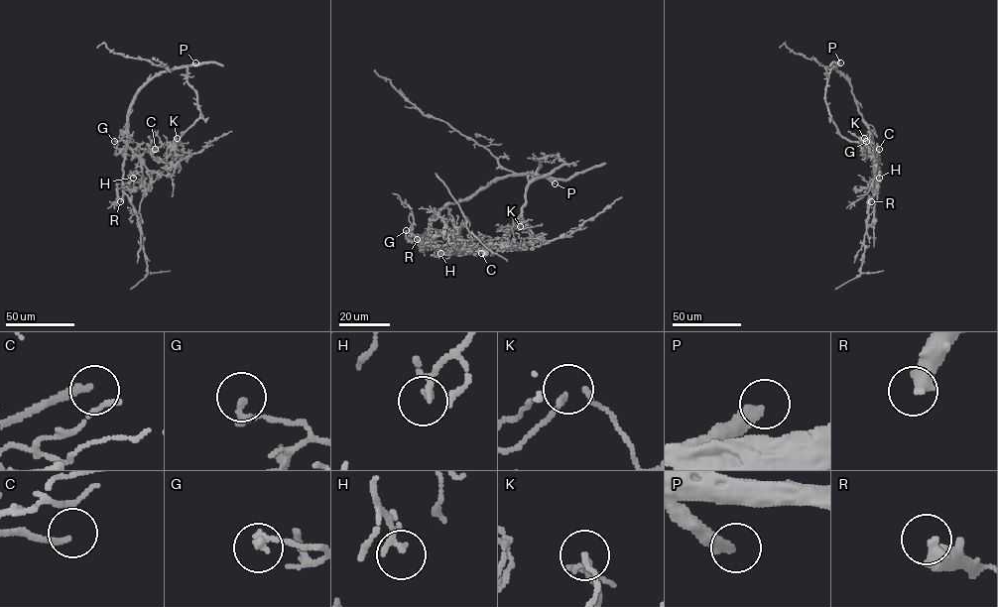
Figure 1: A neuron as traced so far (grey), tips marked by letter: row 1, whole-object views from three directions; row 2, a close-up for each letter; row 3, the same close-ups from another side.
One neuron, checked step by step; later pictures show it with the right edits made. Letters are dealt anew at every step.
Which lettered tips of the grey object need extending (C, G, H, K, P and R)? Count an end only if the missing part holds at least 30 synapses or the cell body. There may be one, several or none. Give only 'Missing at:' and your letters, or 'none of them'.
Missing at: C, P, R

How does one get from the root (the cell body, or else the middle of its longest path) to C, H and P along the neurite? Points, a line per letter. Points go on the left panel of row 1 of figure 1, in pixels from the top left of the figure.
C: (142, 87), (128, 116), (127, 146), (139, 156), (155, 149)
H: (142, 87), (128, 116), (127, 146), (139, 158), (142, 168), (133, 178)
P: (142, 87), (165, 70), (195, 62)

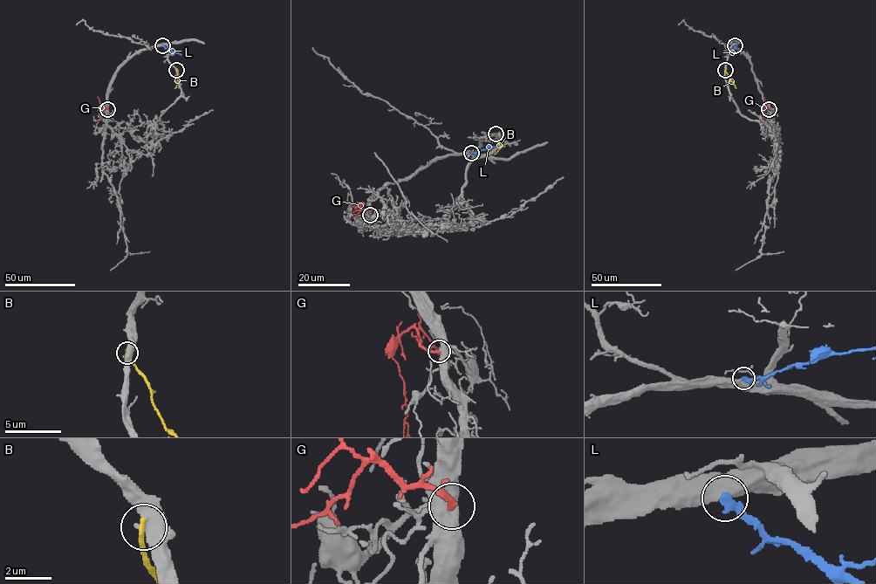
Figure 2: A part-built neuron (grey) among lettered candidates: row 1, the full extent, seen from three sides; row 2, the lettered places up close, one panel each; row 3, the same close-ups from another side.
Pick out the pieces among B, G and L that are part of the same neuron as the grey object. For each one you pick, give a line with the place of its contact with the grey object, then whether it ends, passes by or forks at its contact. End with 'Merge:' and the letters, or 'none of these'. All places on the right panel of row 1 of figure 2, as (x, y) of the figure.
Merge: none of these

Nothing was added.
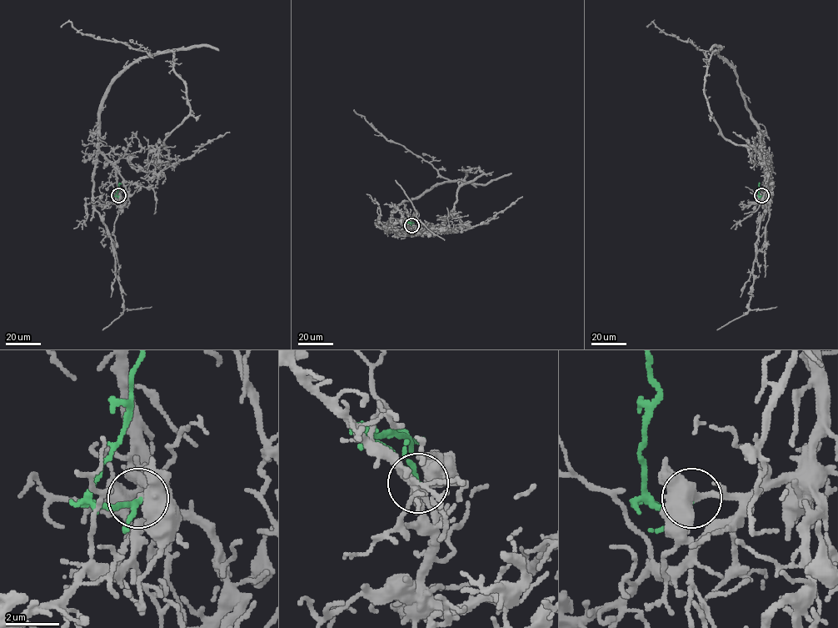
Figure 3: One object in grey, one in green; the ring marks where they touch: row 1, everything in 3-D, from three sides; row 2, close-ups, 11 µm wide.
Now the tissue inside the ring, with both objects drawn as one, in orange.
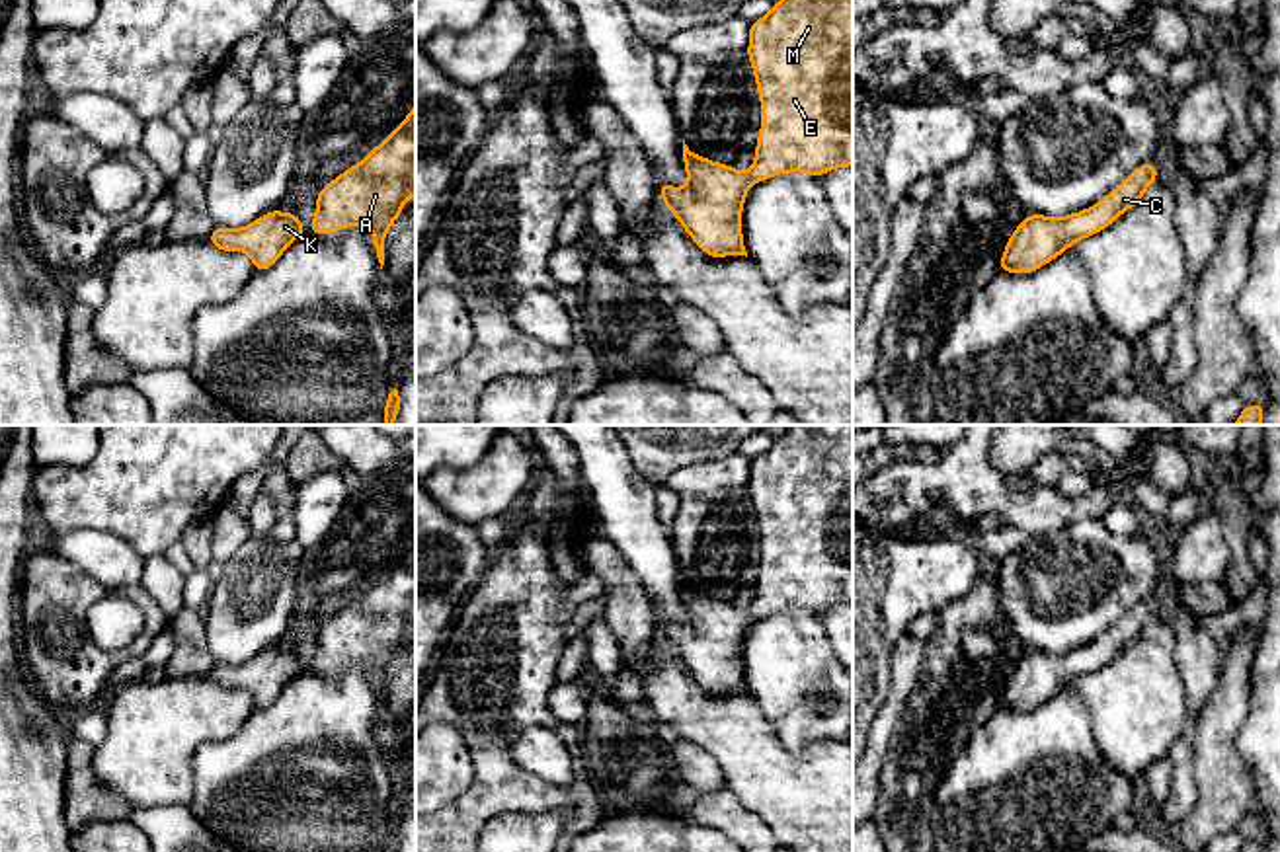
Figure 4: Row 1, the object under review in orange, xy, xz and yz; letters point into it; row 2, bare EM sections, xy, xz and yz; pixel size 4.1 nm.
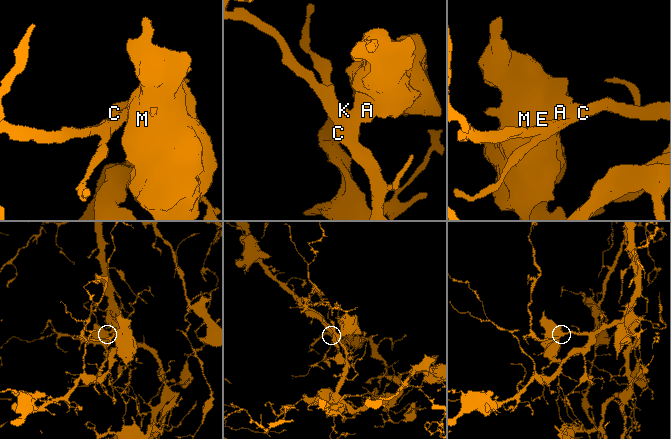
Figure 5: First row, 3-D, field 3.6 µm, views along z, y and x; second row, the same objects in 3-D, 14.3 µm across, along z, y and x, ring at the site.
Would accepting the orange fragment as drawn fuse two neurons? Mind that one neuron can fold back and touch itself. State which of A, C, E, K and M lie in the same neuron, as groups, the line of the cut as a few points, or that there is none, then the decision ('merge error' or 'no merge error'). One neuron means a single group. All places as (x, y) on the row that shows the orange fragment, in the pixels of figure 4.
A C E K M | no cut | no merge error

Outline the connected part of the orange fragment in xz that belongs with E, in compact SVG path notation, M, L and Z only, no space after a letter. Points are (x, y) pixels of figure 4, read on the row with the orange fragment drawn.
M777 0L767 16L749 23L745 55L761 99L753 166L745 174L738 172L691 152L683 140L687 183L675 189L656 179L663 205L714 259L747 257L741 211L753 183L790 172L821 177L829 170L853 166L853 0Z

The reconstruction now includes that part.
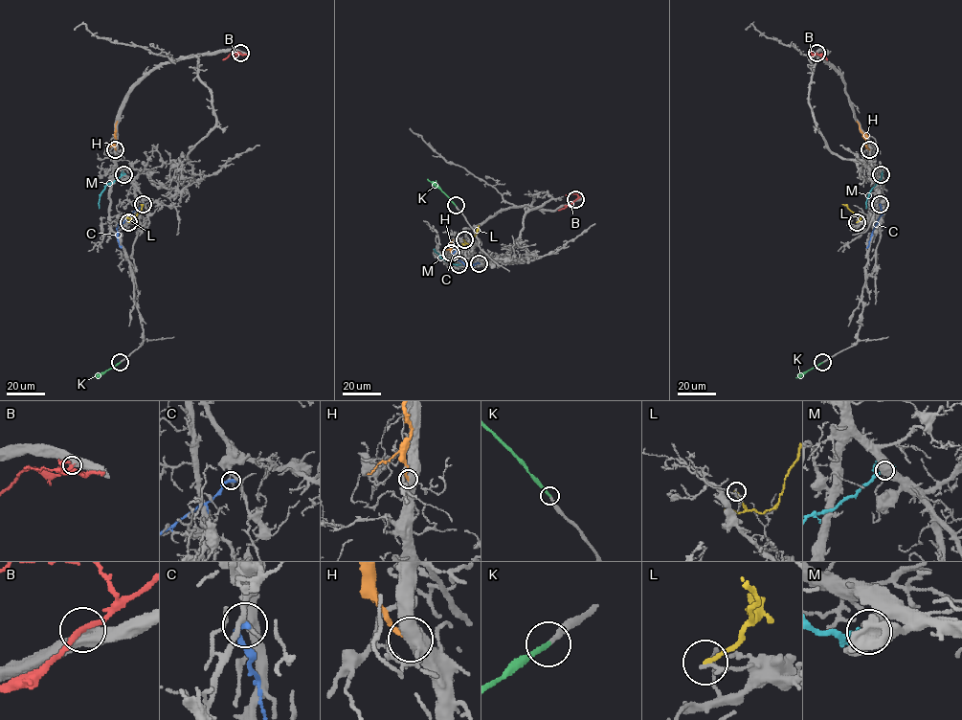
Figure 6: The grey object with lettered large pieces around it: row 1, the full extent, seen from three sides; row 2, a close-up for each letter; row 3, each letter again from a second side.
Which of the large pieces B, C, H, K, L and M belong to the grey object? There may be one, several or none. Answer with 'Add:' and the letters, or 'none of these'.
Add: B, K

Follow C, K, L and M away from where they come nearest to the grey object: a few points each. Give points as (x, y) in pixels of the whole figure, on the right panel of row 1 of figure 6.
C: (880, 204), (882, 214), (867, 245)
K: (822, 362), (796, 377)
L: (857, 222), (861, 215), (842, 204)
M: (882, 174), (869, 193), (866, 208)

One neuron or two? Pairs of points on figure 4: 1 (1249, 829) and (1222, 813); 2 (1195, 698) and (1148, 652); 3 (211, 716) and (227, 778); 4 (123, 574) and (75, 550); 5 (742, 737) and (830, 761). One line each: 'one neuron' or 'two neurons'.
1: two neurons
2: two neurons
3: two neurons
4: one neuron
5: one neuron

